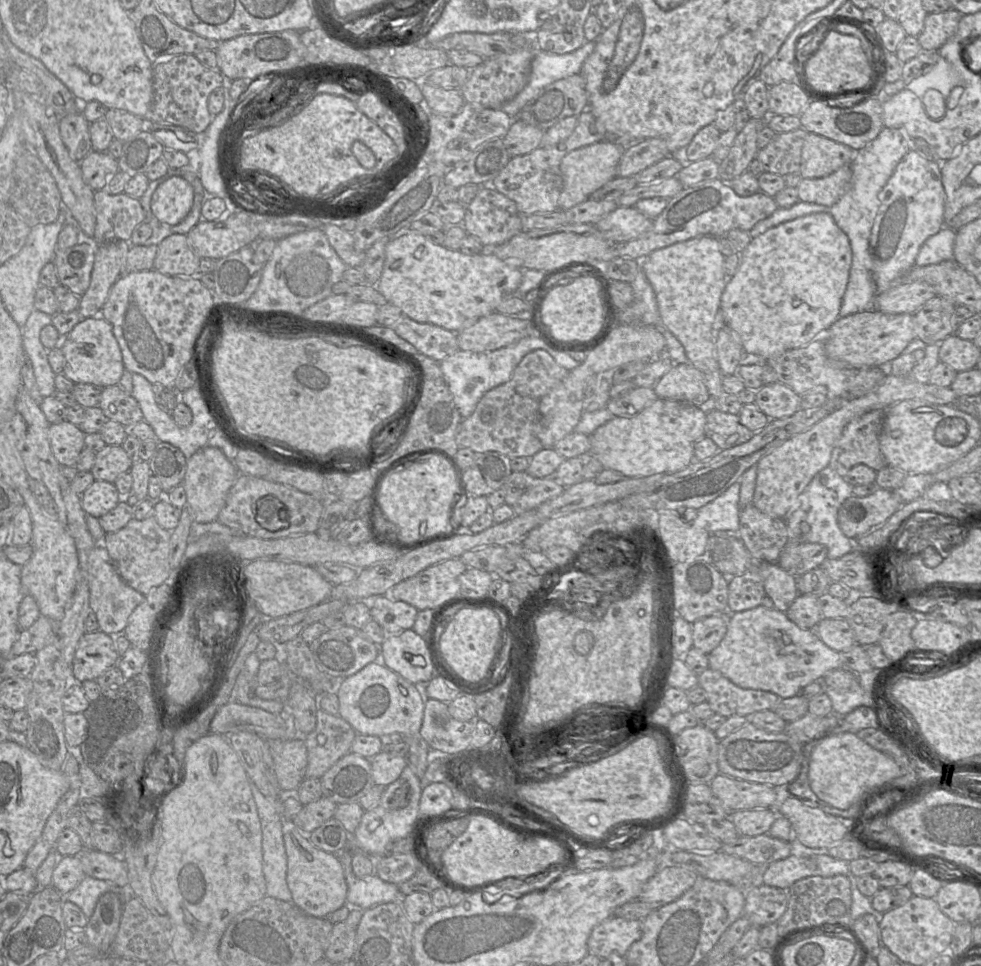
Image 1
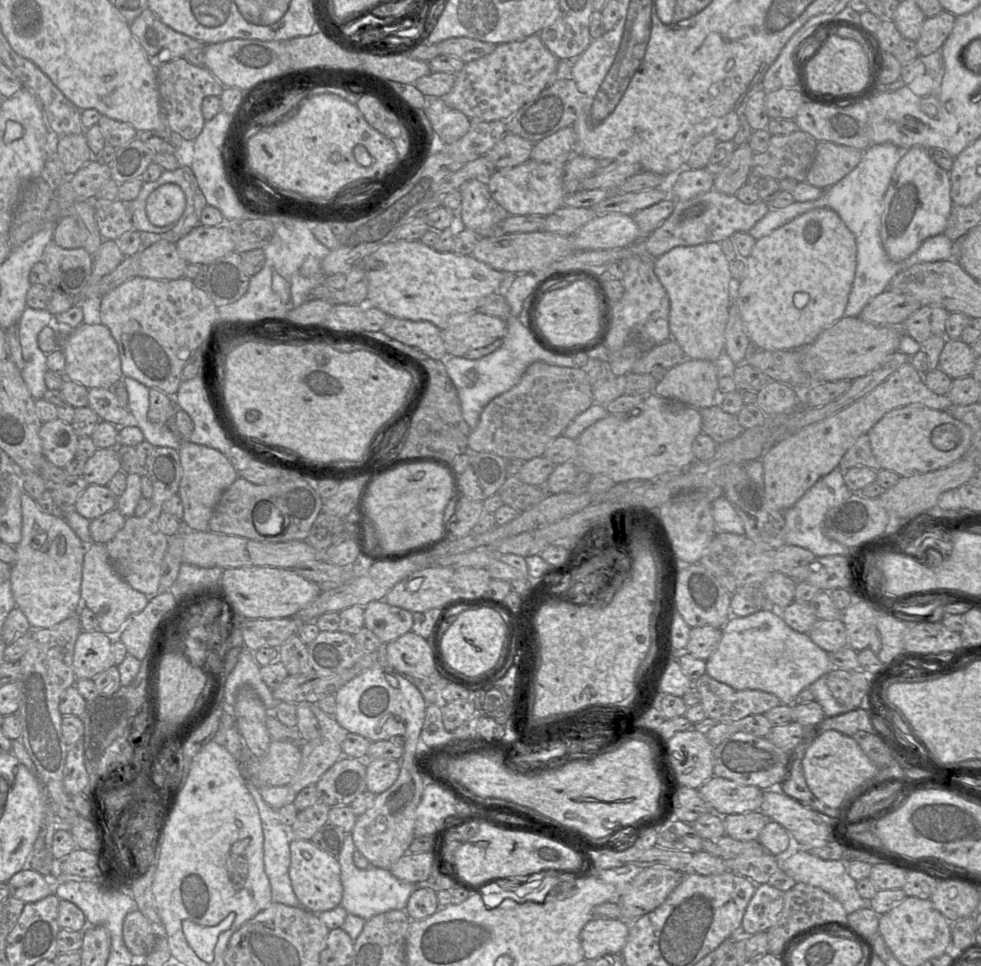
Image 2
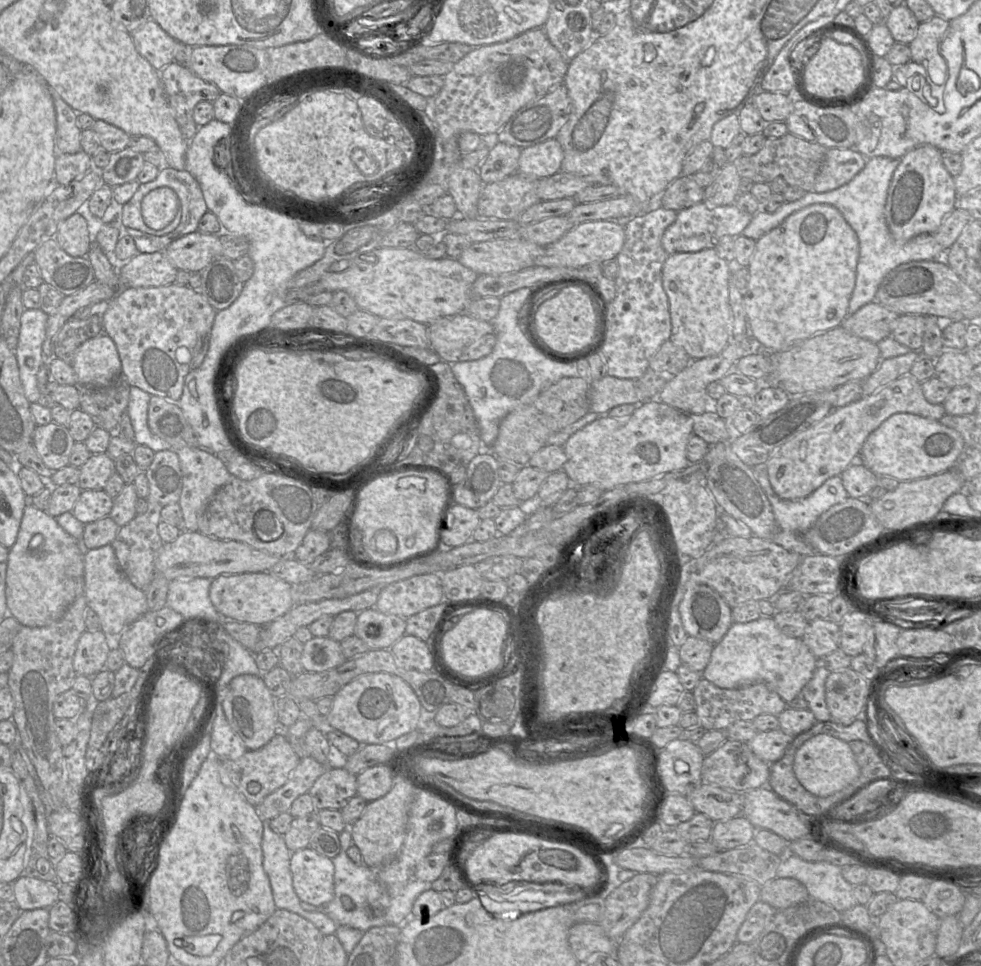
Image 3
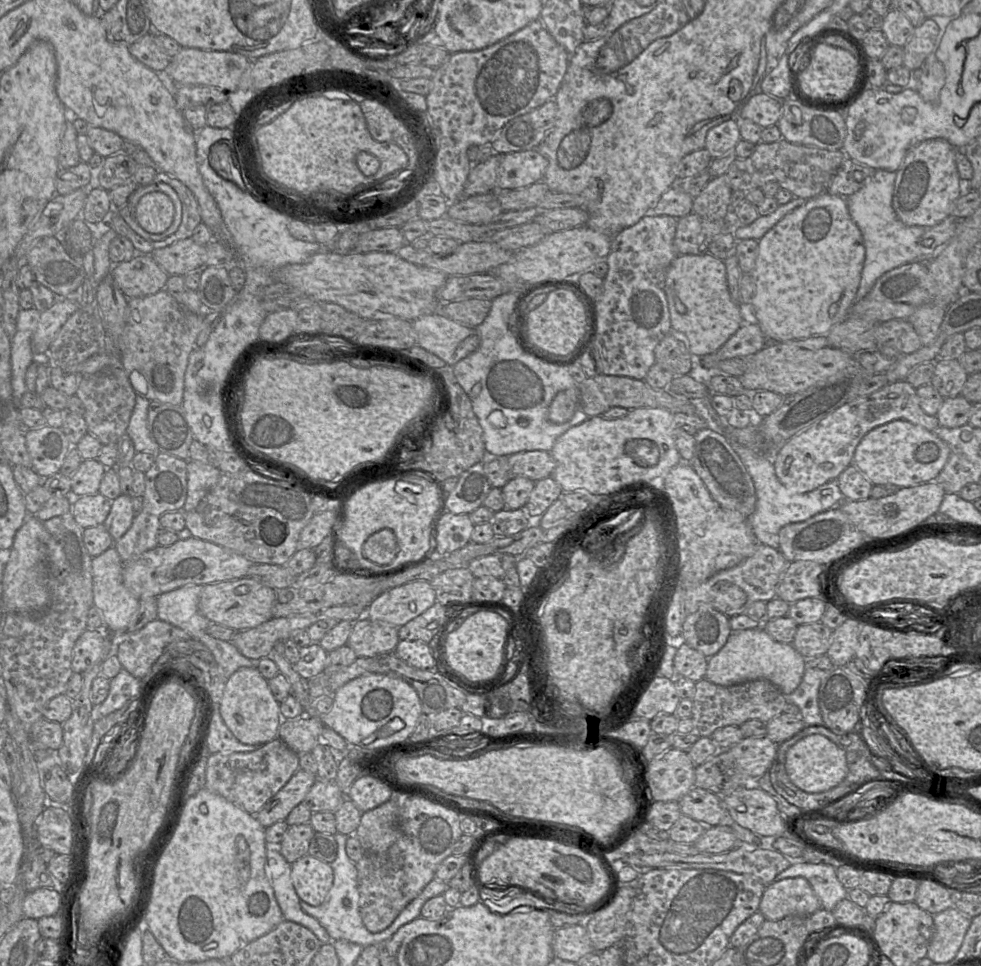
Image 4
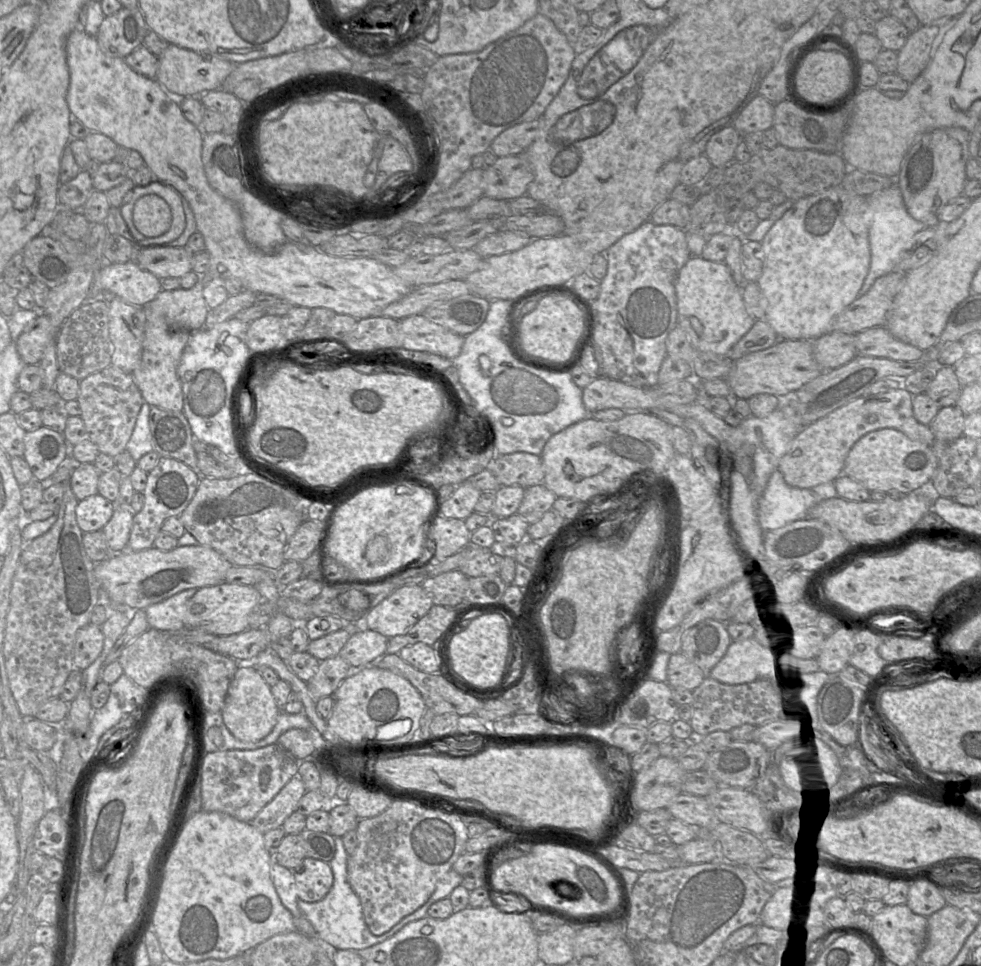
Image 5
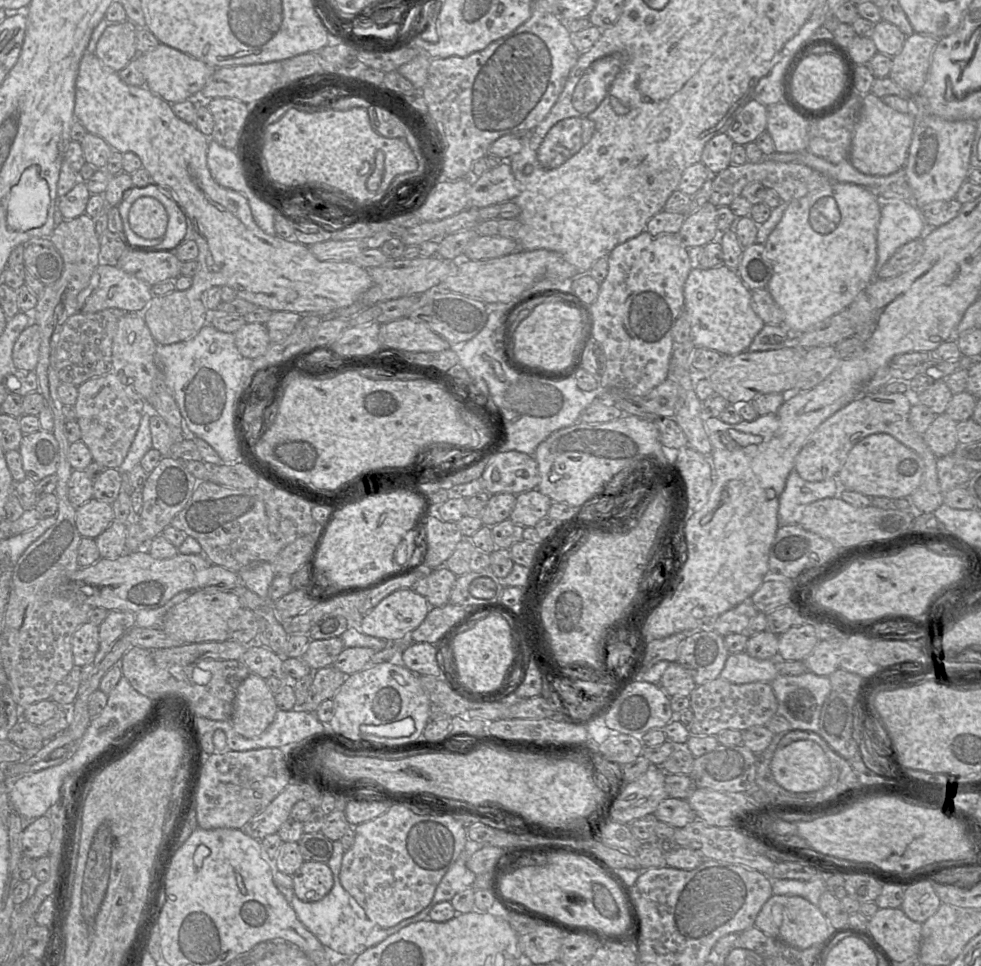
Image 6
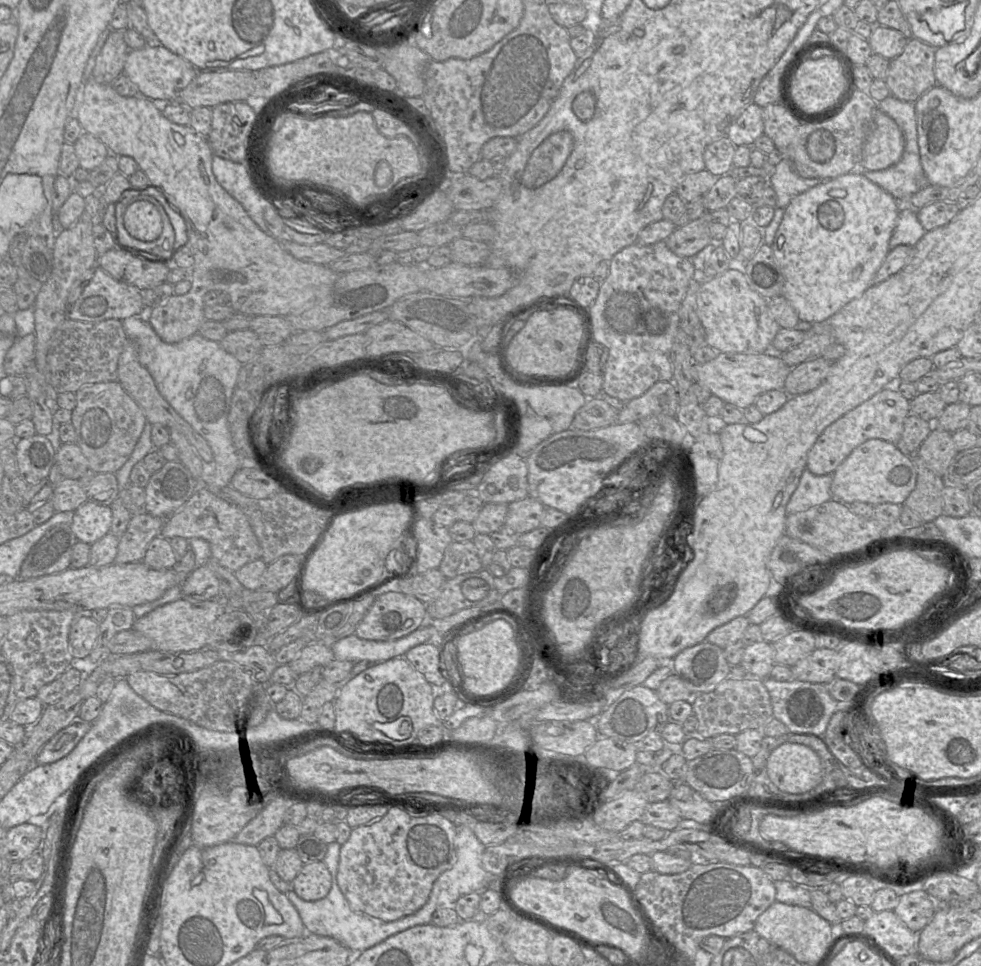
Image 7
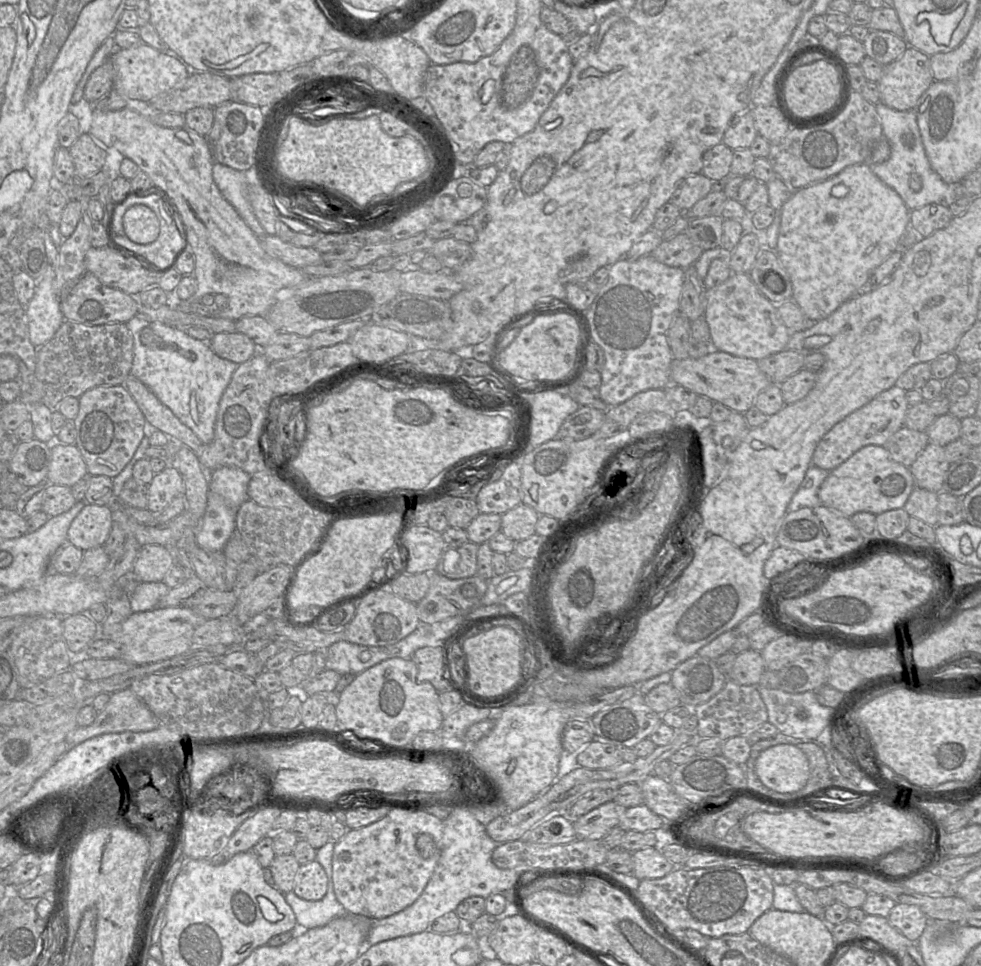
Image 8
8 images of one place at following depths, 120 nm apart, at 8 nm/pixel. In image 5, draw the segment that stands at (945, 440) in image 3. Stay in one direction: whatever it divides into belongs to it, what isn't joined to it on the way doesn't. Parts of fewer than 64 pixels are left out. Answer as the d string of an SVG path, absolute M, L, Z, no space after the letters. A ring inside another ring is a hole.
M882 428L862 436L846 457L843 474L871 491L897 490L902 494L926 491L935 474L937 458L931 446L911 440L893 428Z

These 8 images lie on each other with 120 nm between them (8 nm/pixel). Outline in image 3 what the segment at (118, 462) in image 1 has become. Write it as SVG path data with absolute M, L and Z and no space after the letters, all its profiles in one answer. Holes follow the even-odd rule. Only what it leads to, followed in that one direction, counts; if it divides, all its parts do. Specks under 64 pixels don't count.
M106 452L91 454L86 463L80 467L77 485L82 490L104 490L114 472L116 472L115 460Z

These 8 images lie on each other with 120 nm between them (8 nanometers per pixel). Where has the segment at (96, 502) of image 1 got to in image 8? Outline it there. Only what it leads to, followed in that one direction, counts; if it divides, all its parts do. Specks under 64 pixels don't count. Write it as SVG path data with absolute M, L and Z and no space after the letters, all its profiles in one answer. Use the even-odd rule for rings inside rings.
M86 503L68 529L67 542L83 551L103 546L112 523L110 506Z

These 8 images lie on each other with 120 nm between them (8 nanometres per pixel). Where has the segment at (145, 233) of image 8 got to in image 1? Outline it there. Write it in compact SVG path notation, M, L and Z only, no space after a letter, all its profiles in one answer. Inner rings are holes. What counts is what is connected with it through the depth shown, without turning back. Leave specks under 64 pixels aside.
M173 176L168 180L166 180L165 182L163 182L162 184L160 184L151 197L152 216L155 218L150 220L149 222L149 224L153 229L153 235L147 241L147 243L159 244L159 242L161 242L163 239L173 234L172 226L179 224L181 221L183 221L186 218L186 216L189 214L192 208L193 200L194 200L193 186L181 176Z

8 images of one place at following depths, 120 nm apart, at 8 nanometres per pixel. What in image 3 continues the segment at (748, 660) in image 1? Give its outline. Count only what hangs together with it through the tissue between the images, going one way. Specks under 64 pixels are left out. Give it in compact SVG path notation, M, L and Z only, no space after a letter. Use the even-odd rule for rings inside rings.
M762 616L746 623L732 623L723 638L714 644L710 661L702 672L702 678L723 689L741 688L756 683L764 683L779 694L788 704L801 693L804 686L811 680L816 667L817 658L803 642L802 638L785 635L776 626L773 617Z

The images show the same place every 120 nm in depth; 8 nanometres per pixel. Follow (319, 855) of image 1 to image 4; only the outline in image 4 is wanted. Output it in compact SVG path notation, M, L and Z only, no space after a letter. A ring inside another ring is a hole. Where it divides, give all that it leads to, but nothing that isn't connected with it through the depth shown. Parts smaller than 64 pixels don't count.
M307 854L291 864L291 880L300 900L318 906L333 885L334 873L329 863Z

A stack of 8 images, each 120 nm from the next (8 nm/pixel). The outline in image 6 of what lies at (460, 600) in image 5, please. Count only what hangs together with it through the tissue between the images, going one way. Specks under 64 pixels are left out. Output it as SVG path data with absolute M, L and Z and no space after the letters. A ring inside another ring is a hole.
M445 566L427 571L428 575L419 580L411 589L425 597L430 608L448 604L457 576Z

